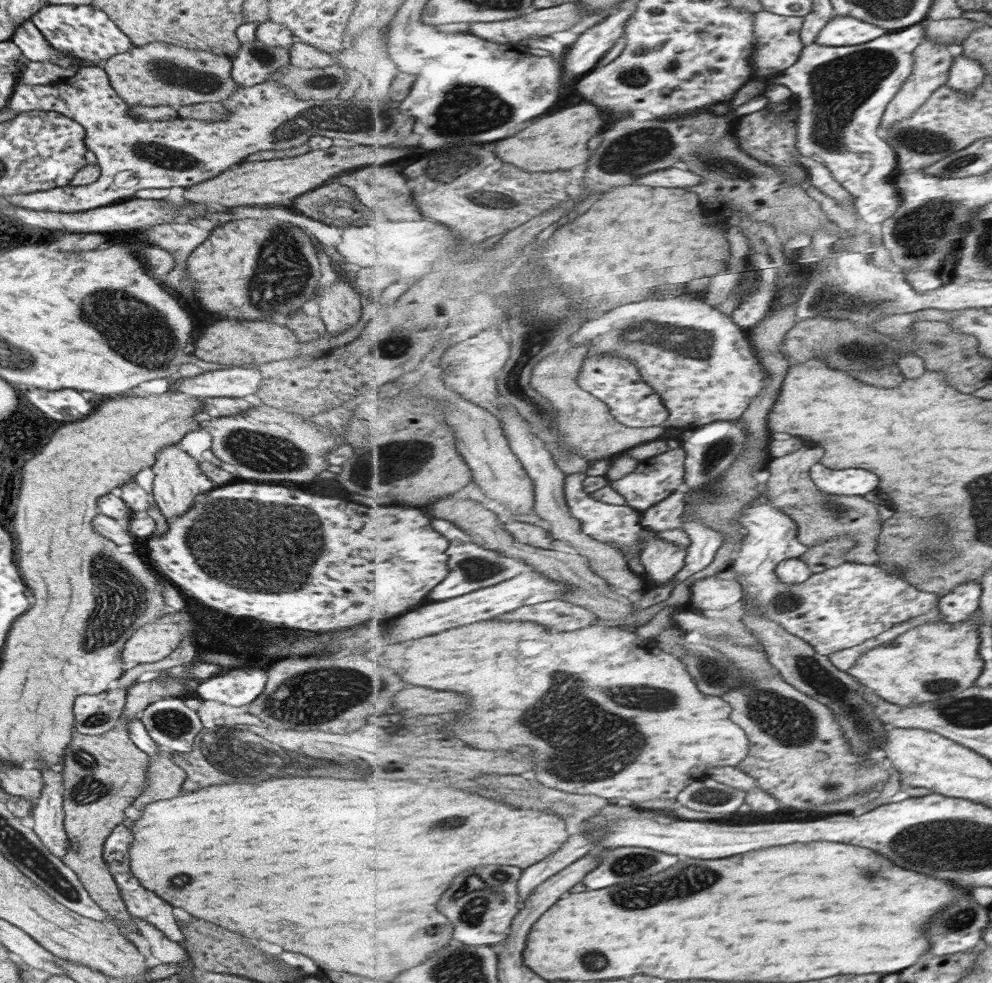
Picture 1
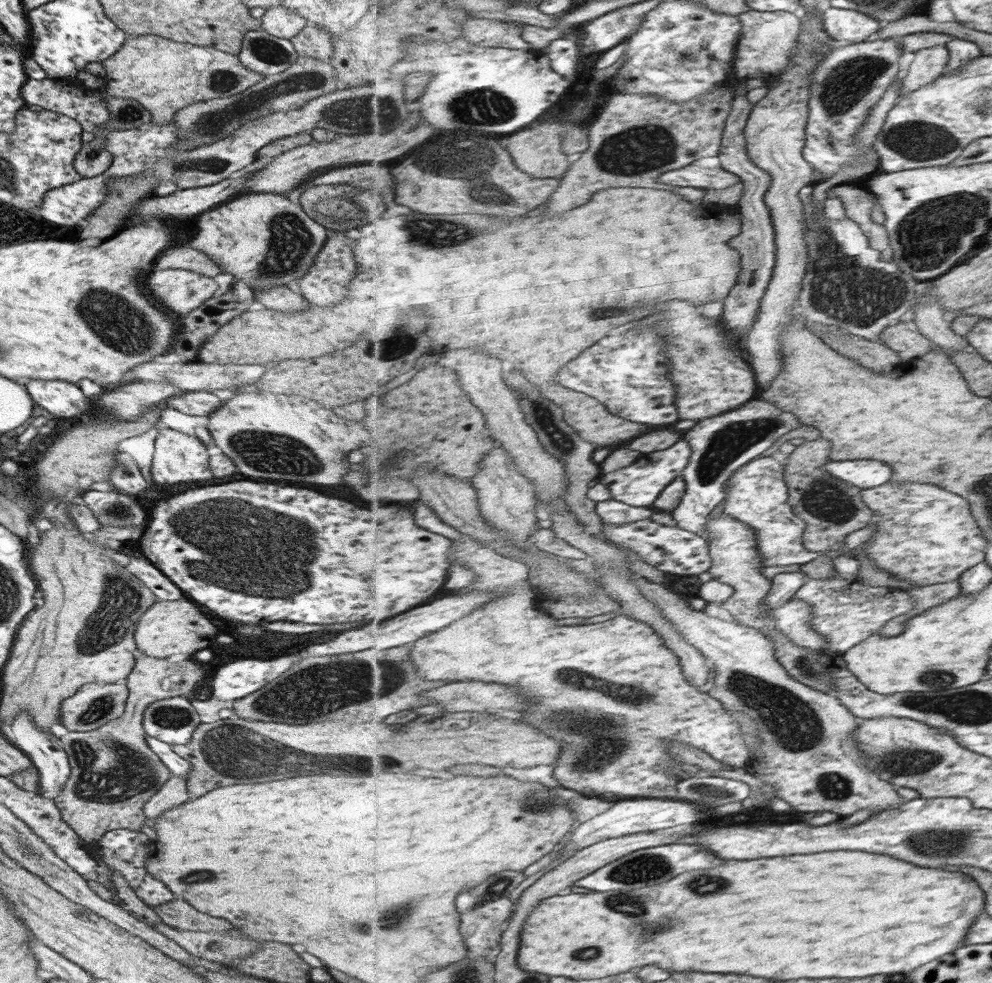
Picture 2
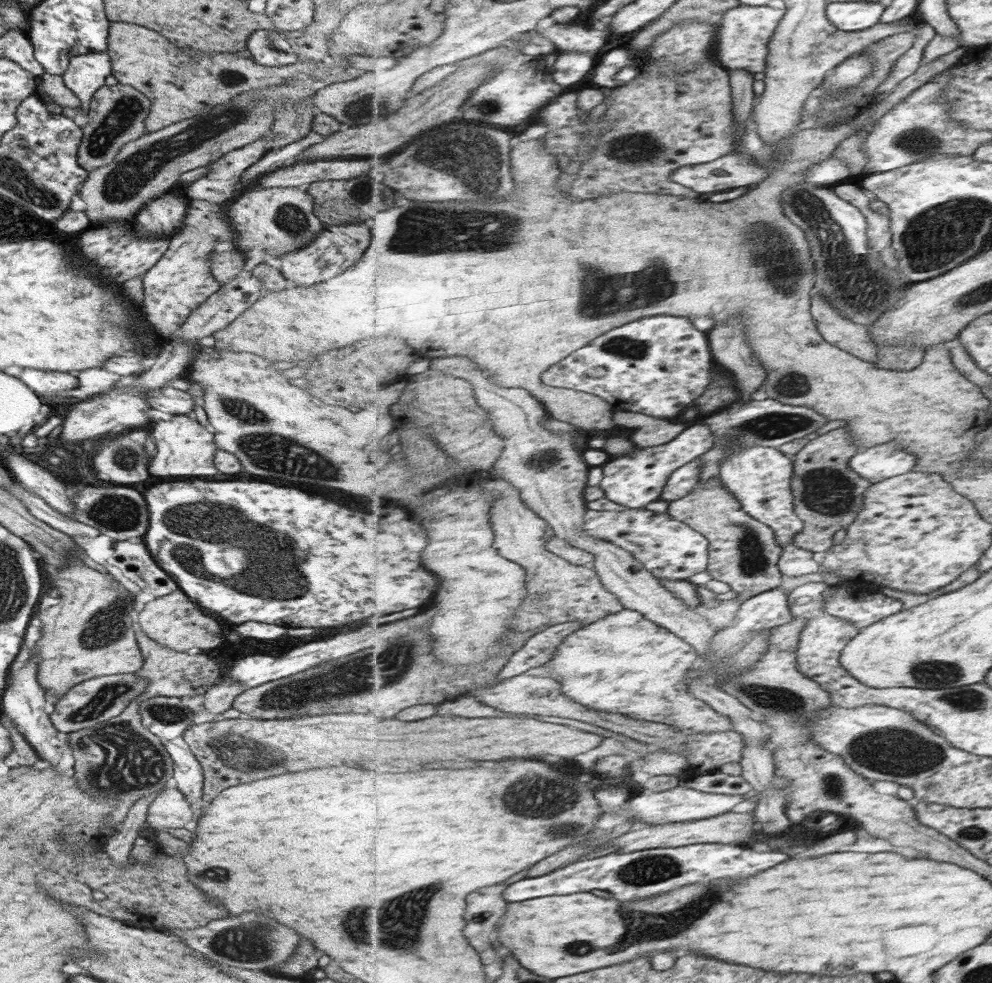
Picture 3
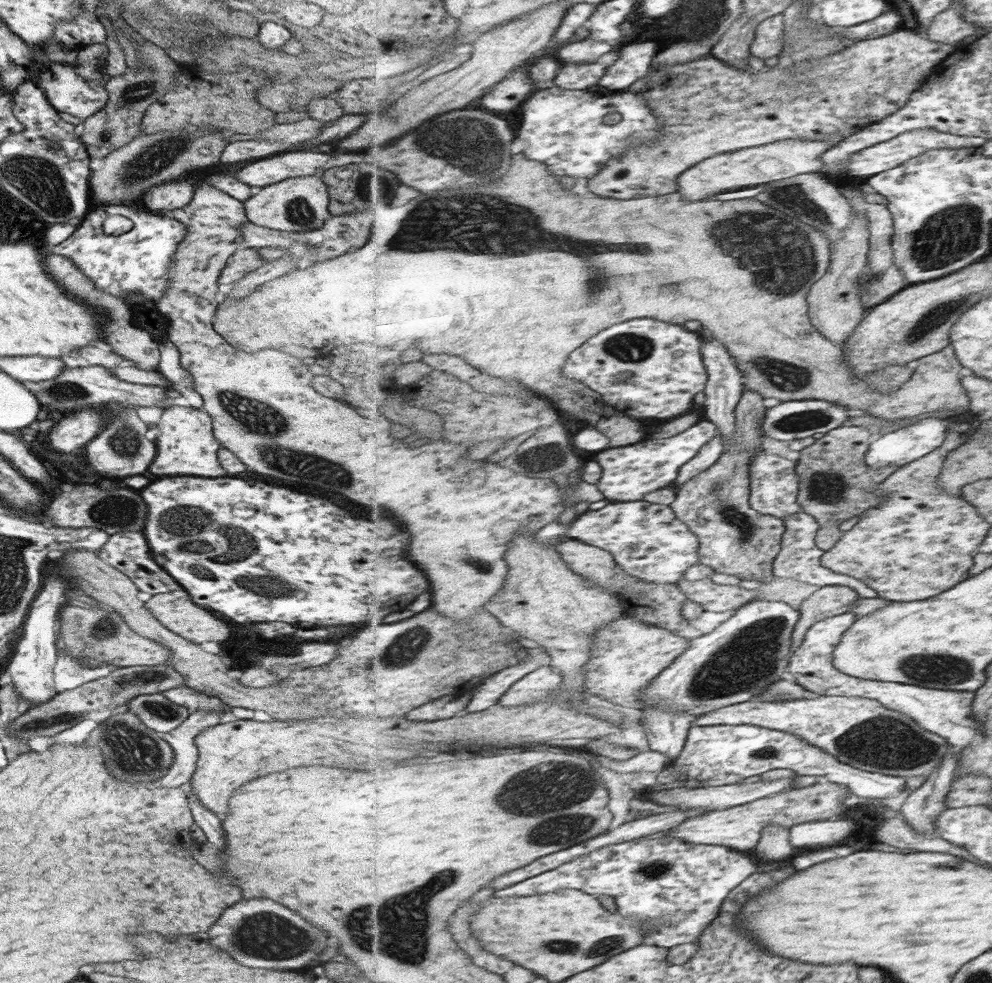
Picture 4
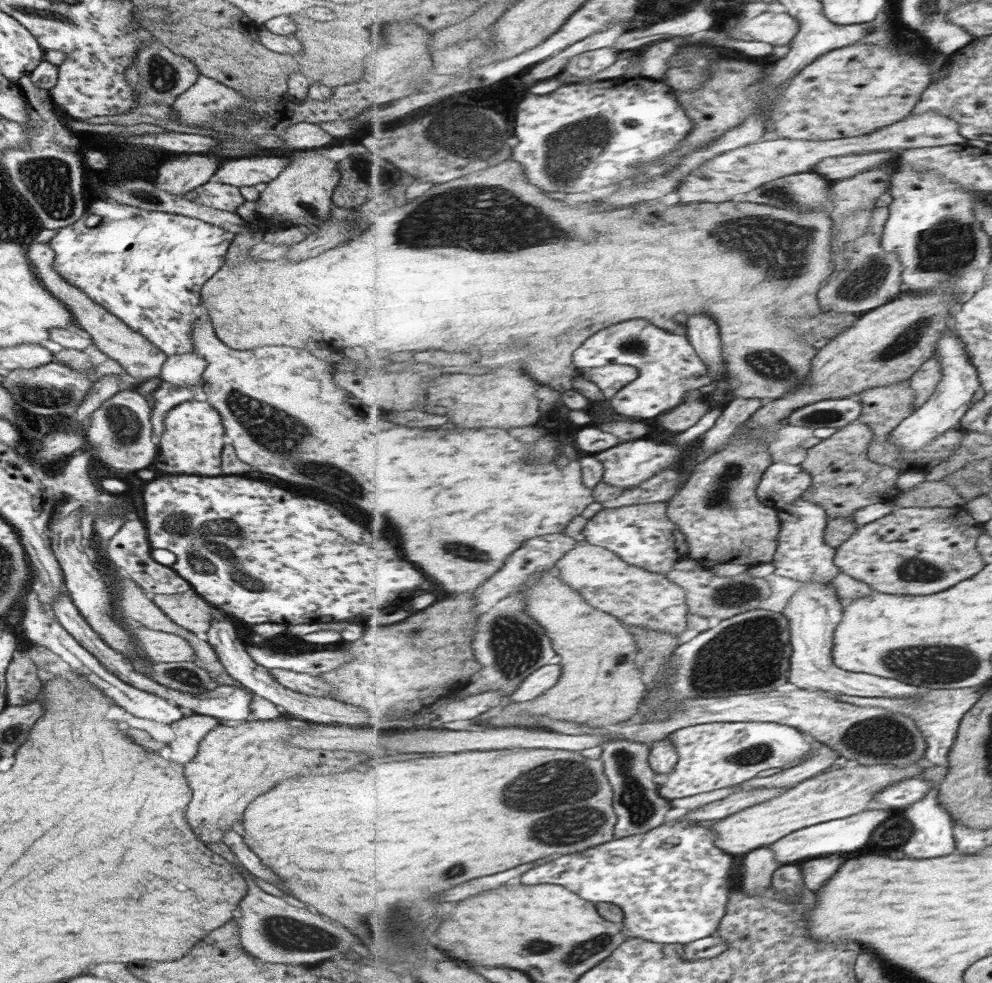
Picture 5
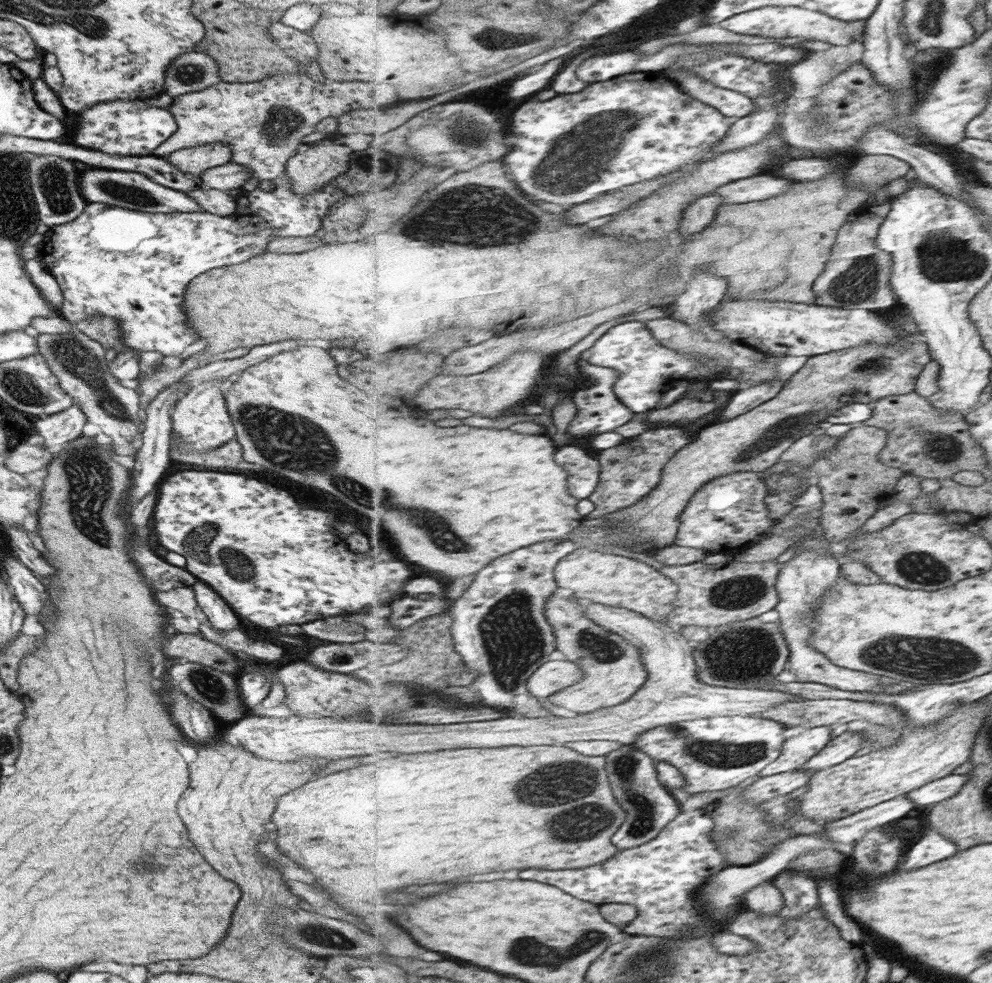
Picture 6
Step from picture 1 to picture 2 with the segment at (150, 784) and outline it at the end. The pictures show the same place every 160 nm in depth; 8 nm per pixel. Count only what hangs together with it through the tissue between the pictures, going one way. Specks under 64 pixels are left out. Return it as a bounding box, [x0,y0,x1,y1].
[142,776,189,820]

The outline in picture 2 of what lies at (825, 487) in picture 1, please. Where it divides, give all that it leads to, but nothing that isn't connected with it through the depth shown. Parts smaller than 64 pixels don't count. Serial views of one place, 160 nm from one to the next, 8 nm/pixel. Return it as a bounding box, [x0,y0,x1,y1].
[824,460,894,491]

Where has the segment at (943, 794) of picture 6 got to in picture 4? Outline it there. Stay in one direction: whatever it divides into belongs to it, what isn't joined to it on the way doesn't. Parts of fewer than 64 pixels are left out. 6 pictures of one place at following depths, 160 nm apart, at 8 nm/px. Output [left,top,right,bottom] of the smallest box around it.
[651,724,907,798]

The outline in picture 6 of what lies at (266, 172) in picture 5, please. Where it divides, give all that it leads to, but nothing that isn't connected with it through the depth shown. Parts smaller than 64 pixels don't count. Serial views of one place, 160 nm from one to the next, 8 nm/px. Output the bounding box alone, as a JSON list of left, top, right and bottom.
[199,161,250,191]

